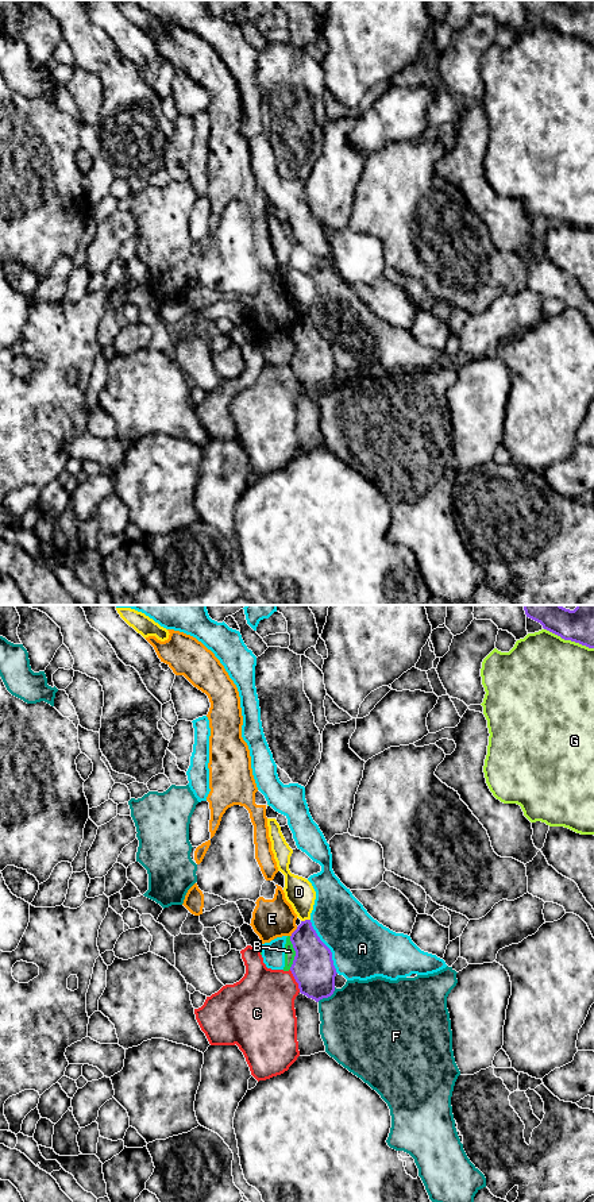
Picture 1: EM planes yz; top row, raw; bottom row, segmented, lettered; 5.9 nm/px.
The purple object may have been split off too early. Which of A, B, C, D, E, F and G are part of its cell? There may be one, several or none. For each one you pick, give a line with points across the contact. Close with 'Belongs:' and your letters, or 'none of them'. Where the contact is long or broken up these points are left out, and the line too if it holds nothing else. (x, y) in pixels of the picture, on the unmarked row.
Belongs: none of them

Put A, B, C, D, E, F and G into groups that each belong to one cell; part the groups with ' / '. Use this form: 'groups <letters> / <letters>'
groups A B / C / D / E / F / G

